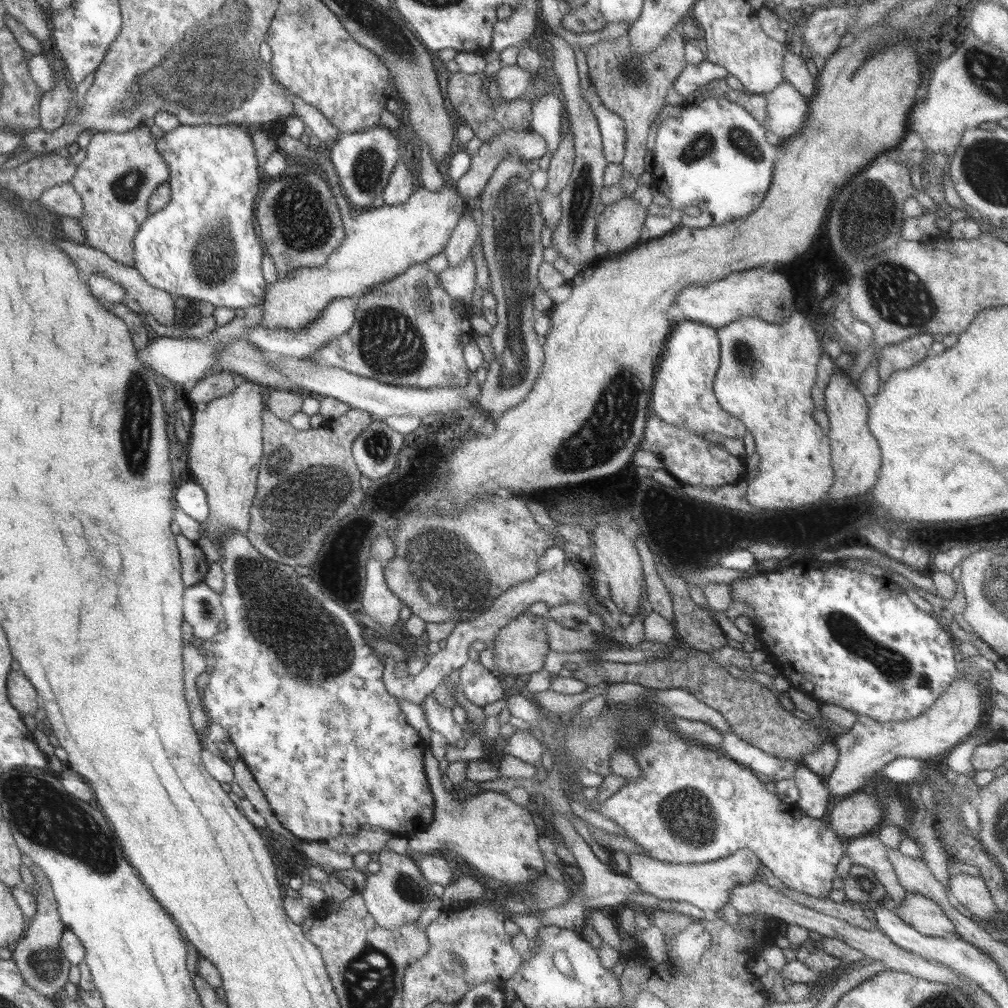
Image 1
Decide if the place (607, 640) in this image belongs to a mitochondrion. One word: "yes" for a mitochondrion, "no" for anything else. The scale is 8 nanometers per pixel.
no

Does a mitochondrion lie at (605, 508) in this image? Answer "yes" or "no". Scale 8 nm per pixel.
no

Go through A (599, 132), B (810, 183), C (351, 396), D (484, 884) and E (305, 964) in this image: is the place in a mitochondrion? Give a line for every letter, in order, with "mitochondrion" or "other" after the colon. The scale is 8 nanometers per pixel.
A: other
B: other
C: other
D: other
E: other

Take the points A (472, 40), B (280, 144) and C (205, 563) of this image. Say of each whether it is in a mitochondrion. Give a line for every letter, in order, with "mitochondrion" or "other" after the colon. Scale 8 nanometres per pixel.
A: other
B: other
C: other

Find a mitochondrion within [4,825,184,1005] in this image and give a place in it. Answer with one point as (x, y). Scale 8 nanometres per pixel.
(44, 965)

